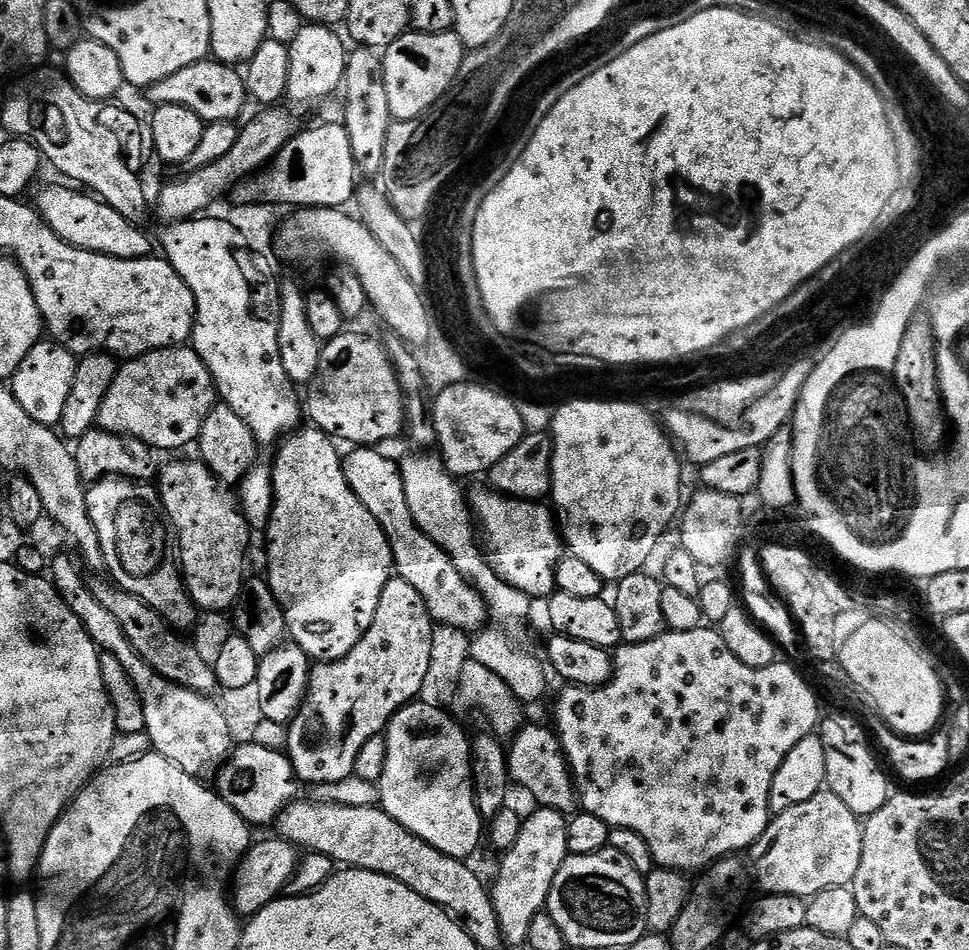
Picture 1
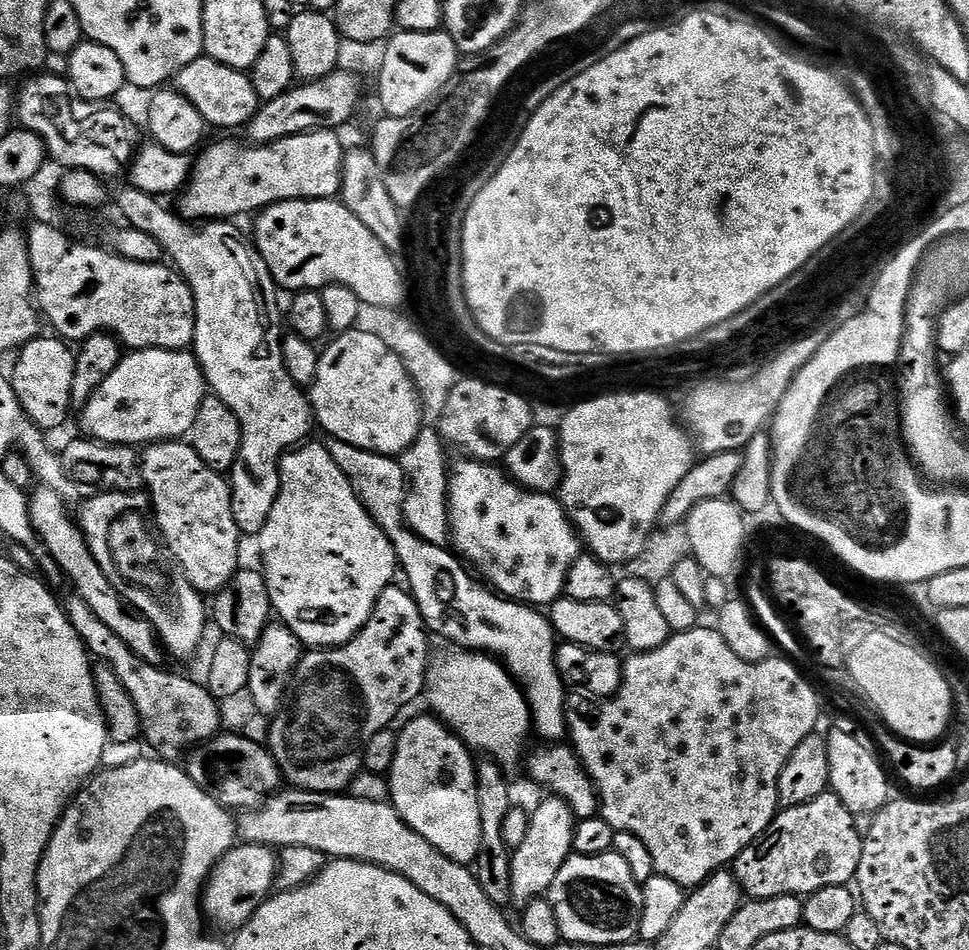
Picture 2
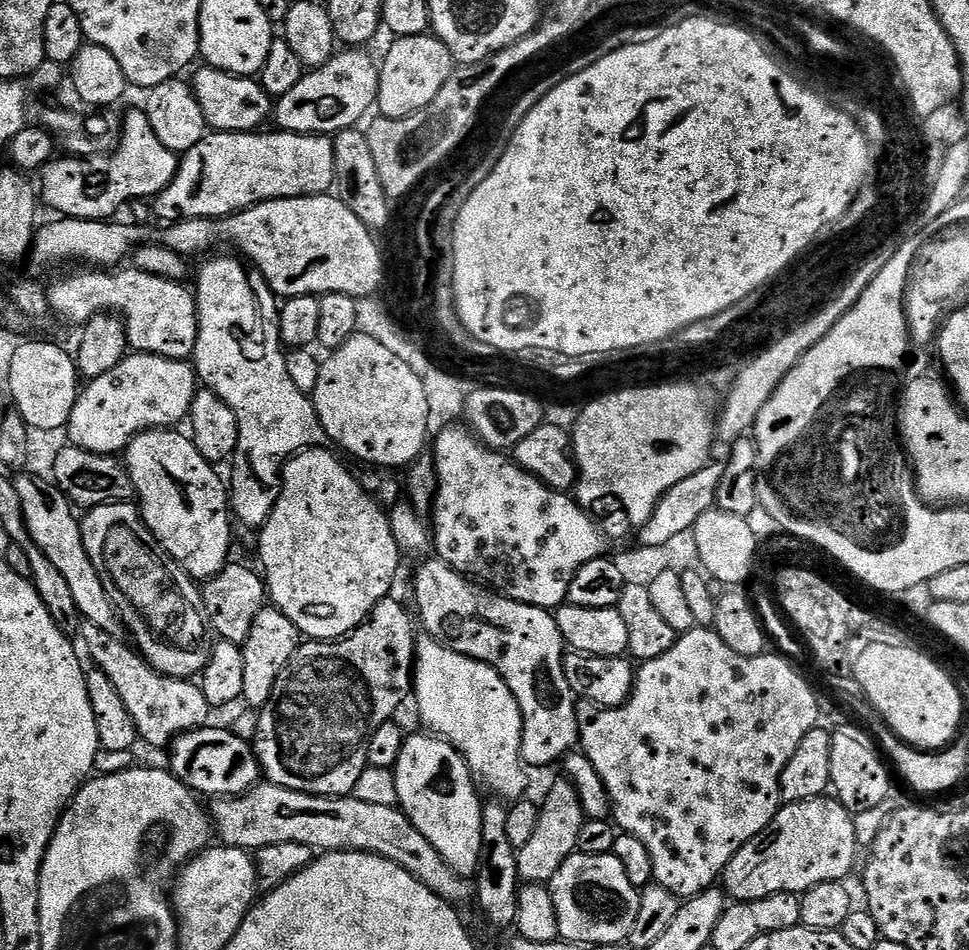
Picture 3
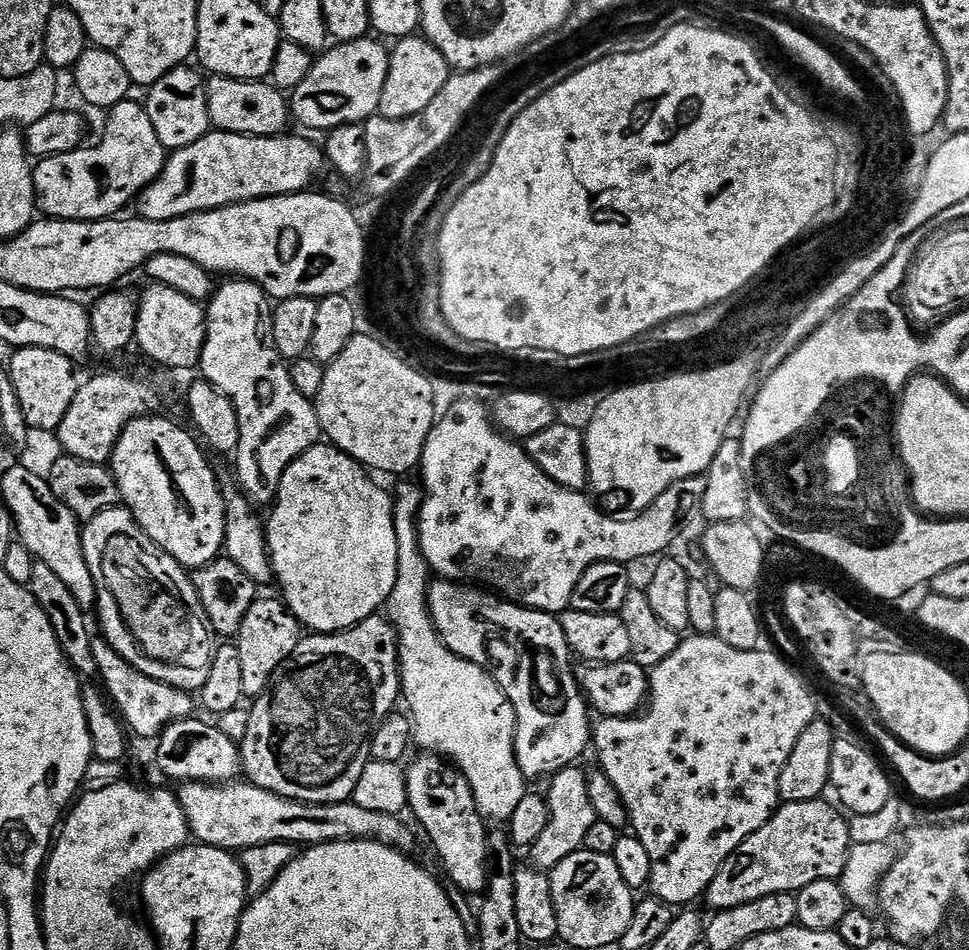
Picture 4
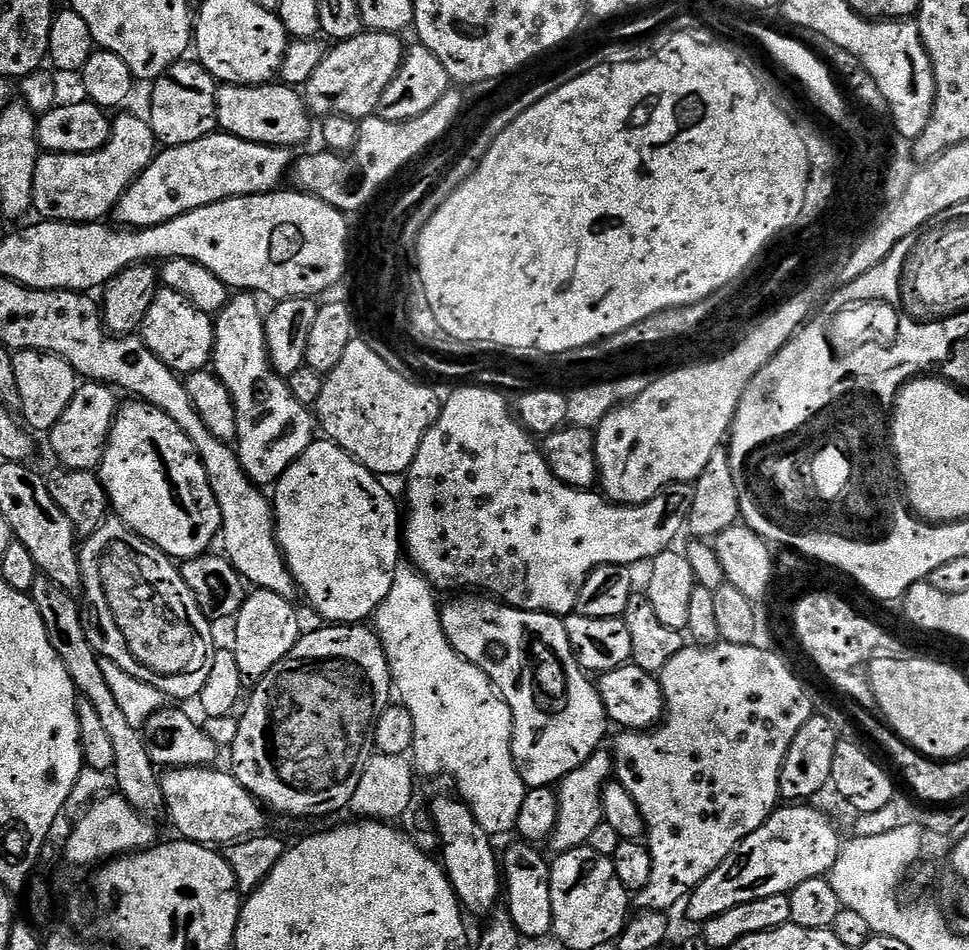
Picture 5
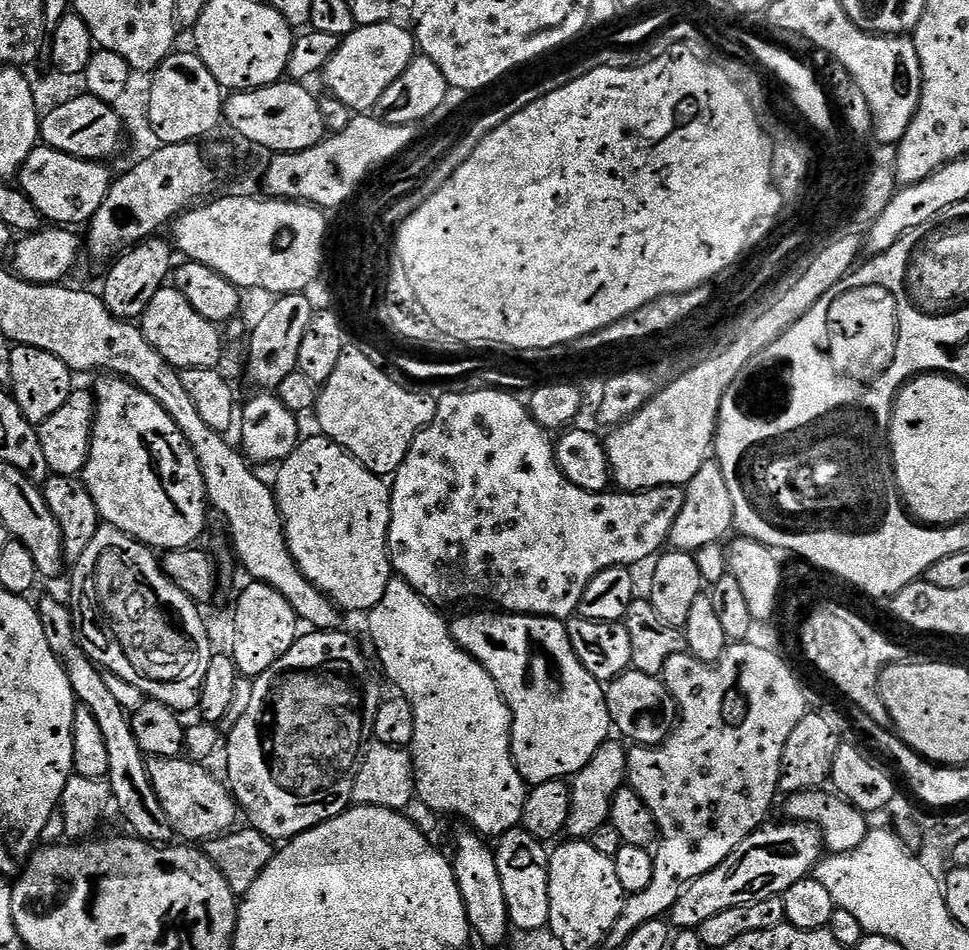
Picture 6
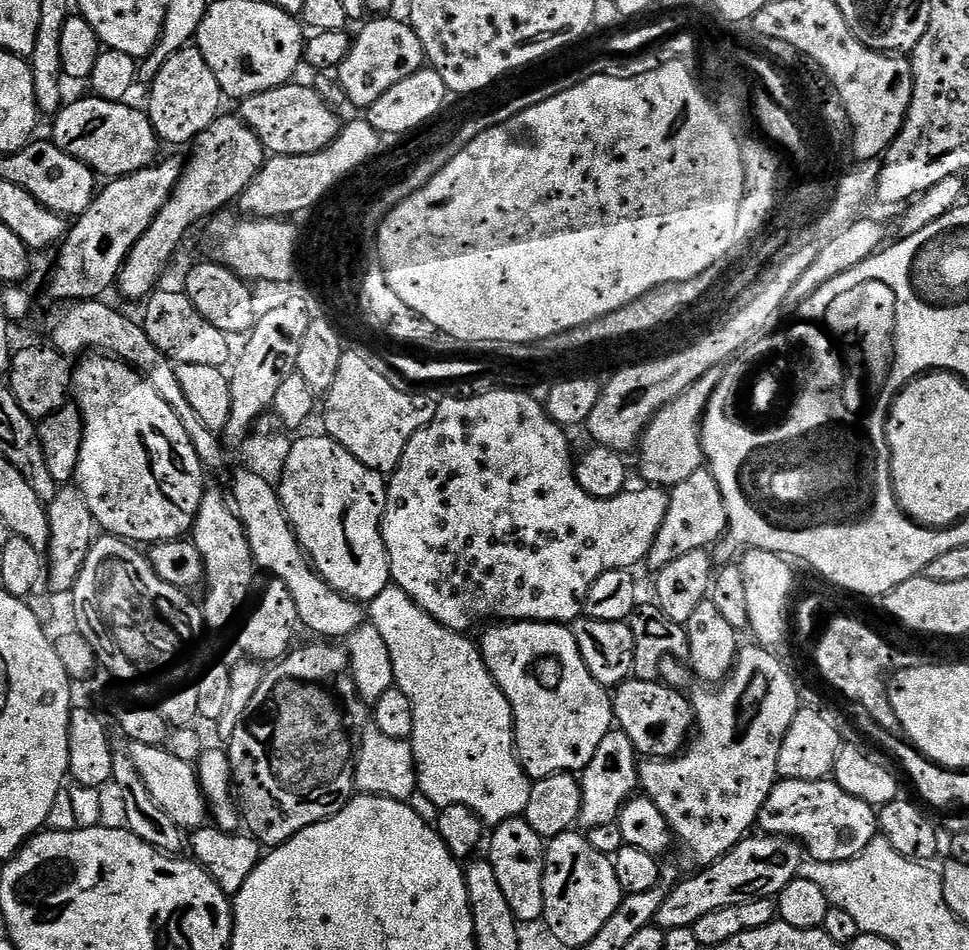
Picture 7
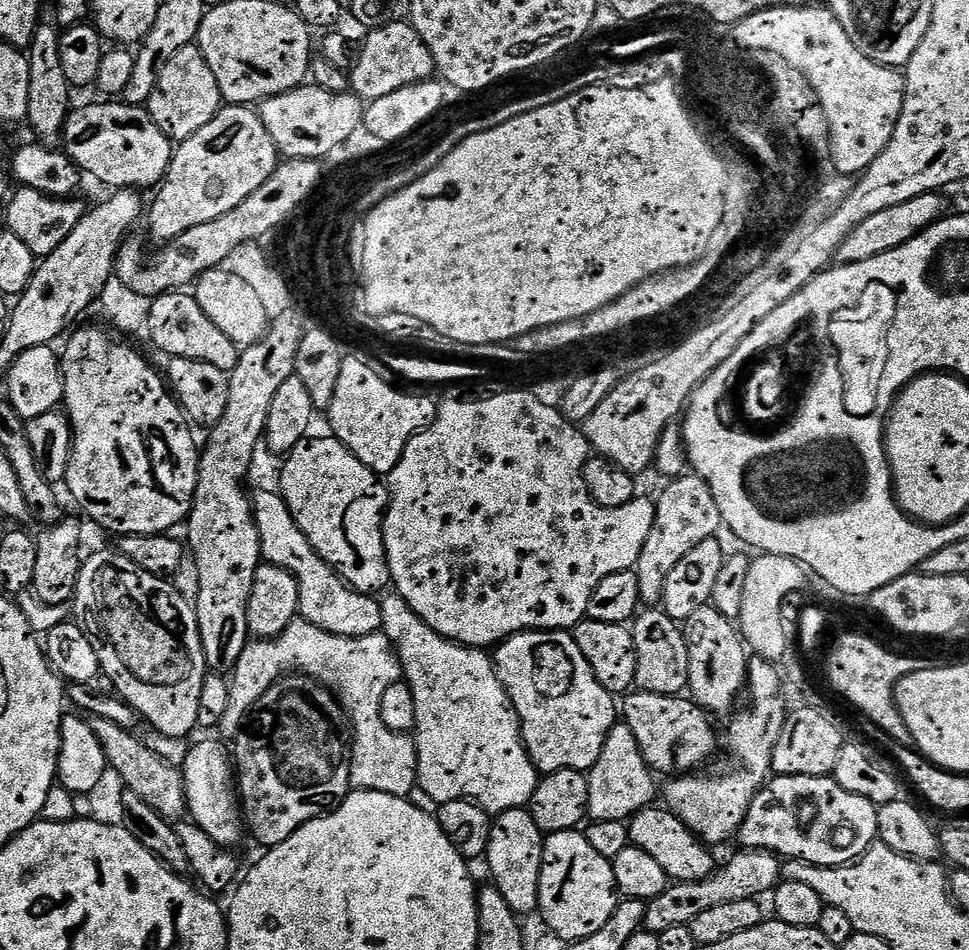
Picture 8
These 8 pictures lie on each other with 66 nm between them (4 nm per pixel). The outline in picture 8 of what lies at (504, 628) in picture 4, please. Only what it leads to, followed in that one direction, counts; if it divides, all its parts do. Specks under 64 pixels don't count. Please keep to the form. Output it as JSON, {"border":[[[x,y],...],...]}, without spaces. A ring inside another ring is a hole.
{"border":[[[571,631],[558,632],[515,632],[513,636],[495,645],[494,663],[496,673],[511,698],[514,710],[520,719],[520,733],[526,750],[534,762],[537,772],[547,774],[558,770],[578,770],[587,773],[588,769],[598,762],[606,734],[618,722],[618,704],[613,693],[608,692],[594,678],[590,662],[578,650],[578,642]]]}

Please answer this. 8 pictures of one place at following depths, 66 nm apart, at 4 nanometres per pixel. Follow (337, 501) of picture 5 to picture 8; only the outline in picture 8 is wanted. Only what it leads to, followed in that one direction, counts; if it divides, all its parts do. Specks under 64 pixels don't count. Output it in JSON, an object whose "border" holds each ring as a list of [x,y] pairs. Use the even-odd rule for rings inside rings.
{"border":[[[331,434],[309,435],[287,453],[278,491],[310,546],[352,588],[369,594],[388,588],[384,549],[384,513],[388,510],[385,481],[371,472]]]}

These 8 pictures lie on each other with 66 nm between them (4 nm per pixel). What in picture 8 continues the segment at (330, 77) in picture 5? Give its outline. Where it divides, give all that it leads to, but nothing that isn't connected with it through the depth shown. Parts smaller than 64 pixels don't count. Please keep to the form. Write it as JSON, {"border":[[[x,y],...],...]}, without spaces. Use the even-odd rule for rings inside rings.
{"border":[[[393,22],[373,28],[367,33],[364,40],[364,49],[360,52],[360,57],[356,60],[356,65],[350,68],[350,88],[355,95],[365,102],[371,102],[378,98],[386,98],[386,94],[394,94],[394,90],[402,90],[402,86],[417,84],[423,80],[433,79],[436,72],[436,63],[422,38],[413,30],[411,23]]]}

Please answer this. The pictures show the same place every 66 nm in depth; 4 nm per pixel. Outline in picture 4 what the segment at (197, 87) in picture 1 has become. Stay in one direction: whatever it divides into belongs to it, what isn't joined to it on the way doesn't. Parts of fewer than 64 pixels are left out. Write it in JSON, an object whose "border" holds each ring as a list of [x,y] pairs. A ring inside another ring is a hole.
{"border":[[[212,76],[207,85],[208,109],[213,129],[243,136],[278,136],[289,131],[290,100],[275,84]]]}

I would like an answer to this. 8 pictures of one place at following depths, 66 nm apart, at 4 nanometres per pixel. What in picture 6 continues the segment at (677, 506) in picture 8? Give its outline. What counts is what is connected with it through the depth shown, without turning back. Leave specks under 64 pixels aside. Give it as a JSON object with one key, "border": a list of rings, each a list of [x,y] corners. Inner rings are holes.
{"border":[[[709,458],[684,488],[682,510],[678,518],[674,518],[668,544],[675,551],[695,554],[703,547],[721,543],[725,539],[723,536],[733,531],[735,523],[734,501],[730,499],[730,490],[726,487],[726,474],[722,474],[719,460]]]}

